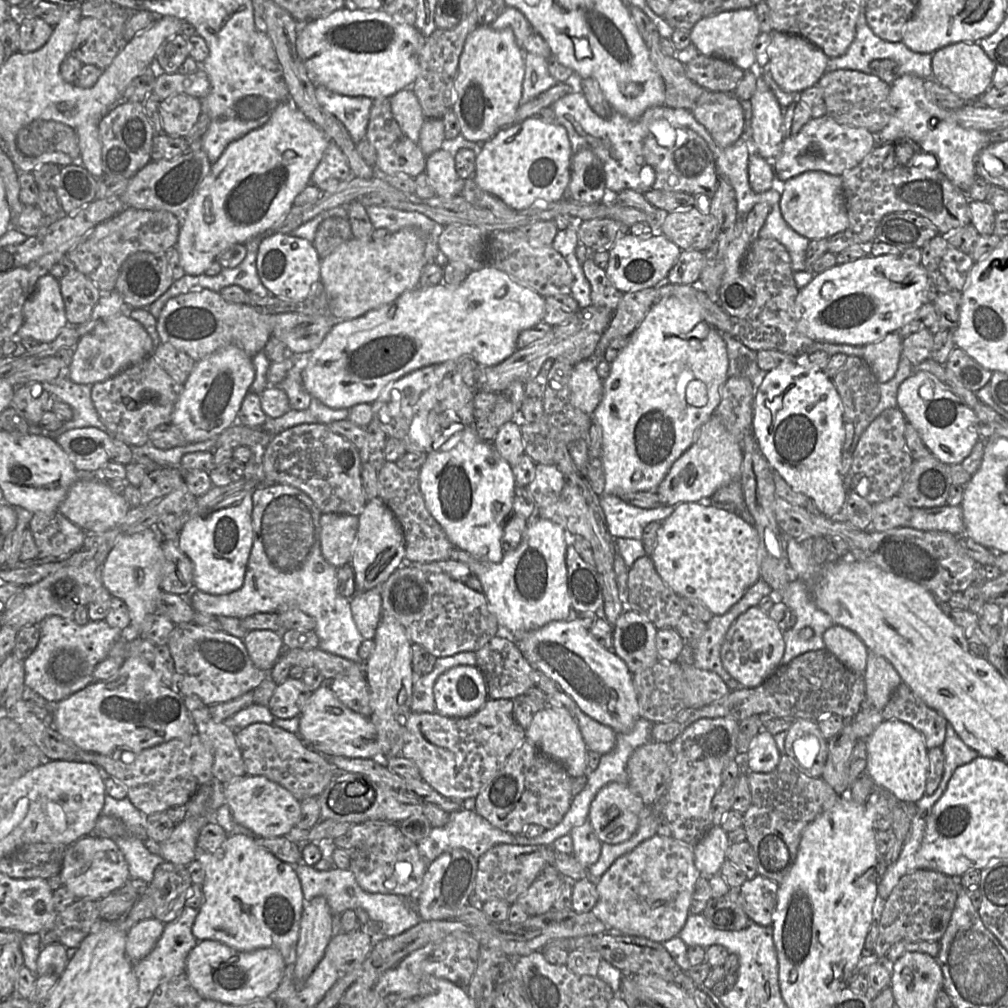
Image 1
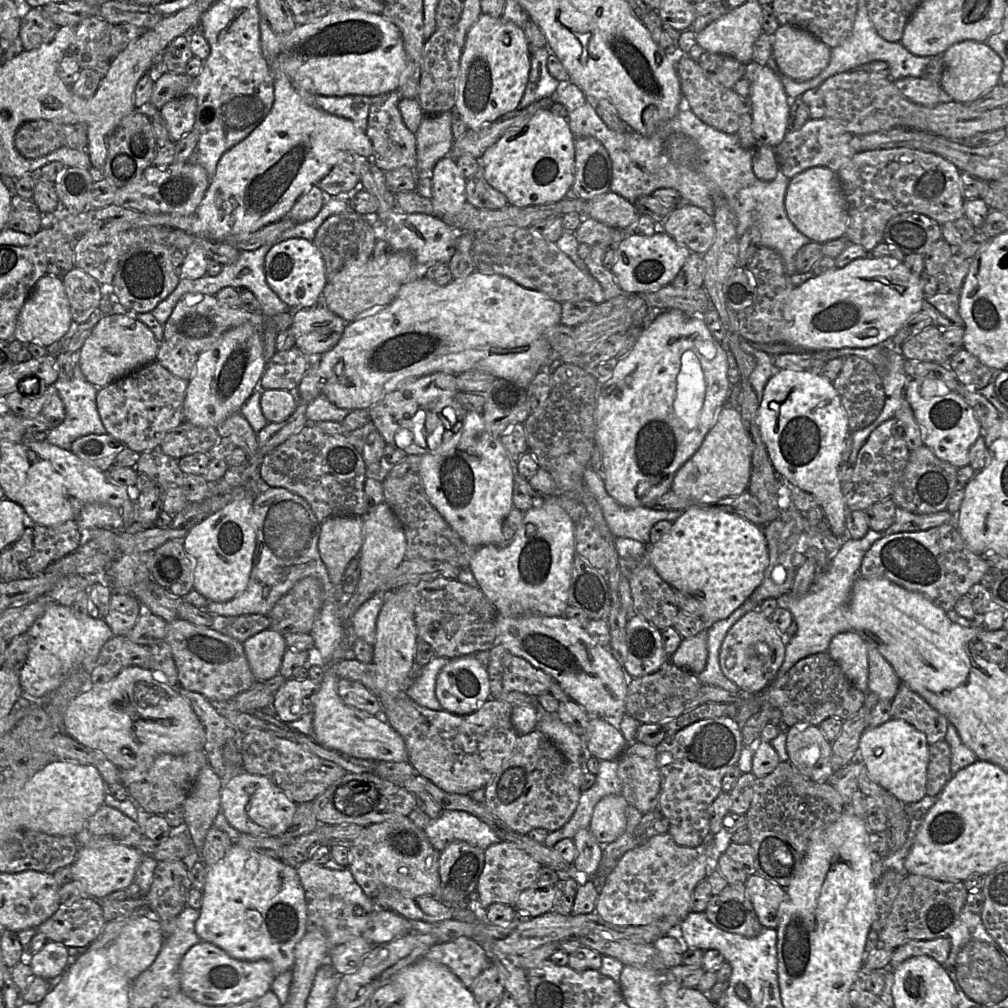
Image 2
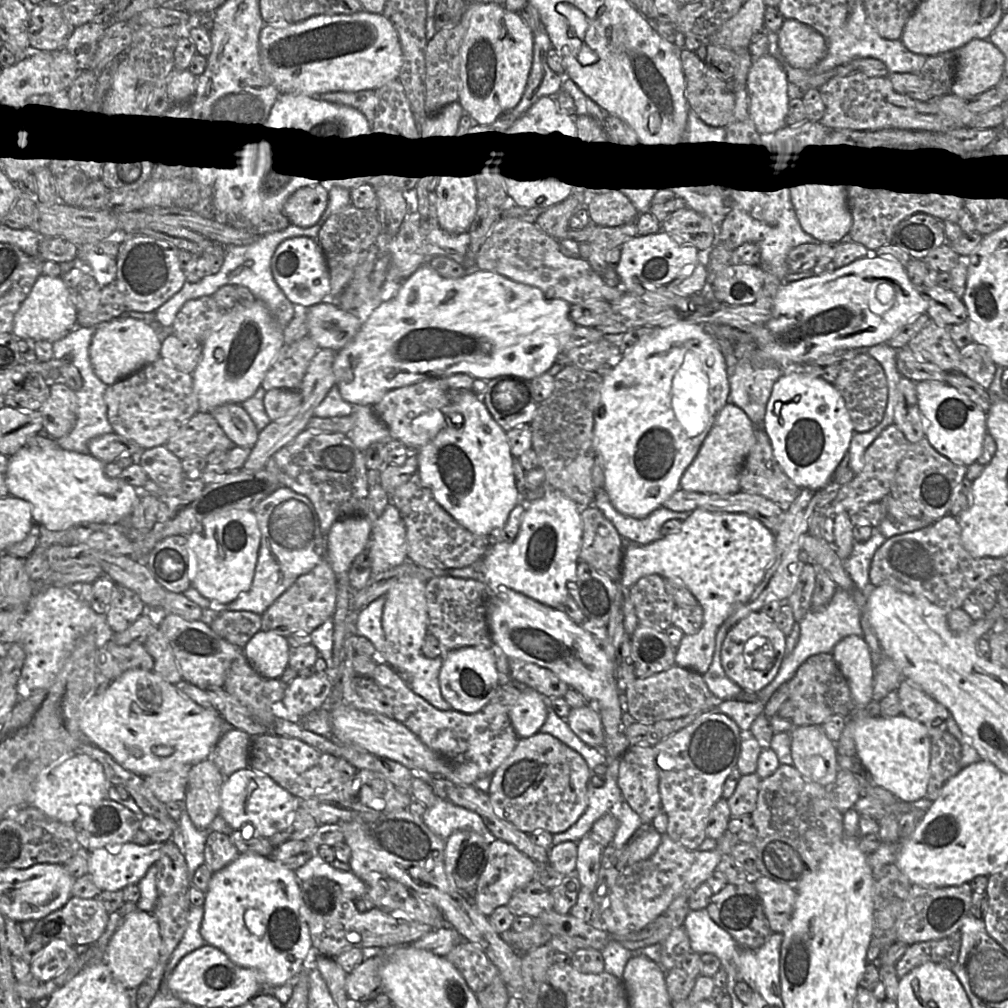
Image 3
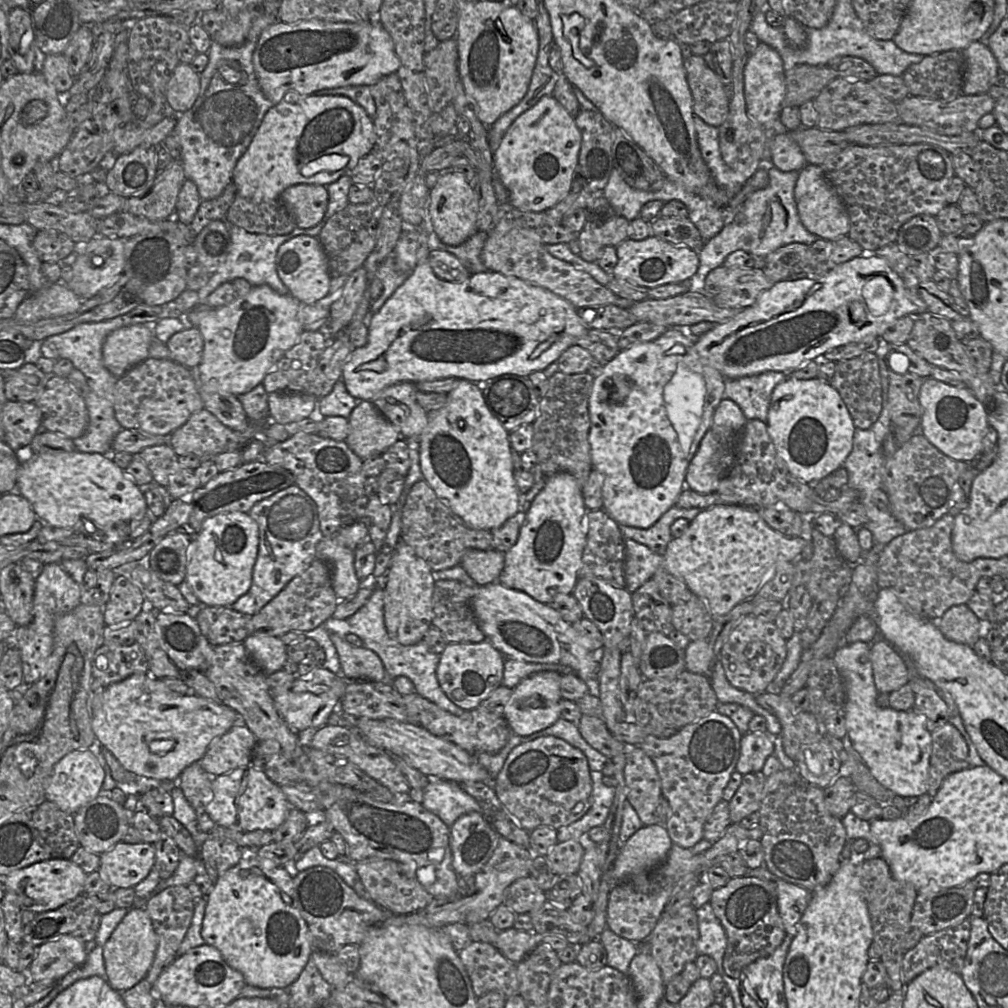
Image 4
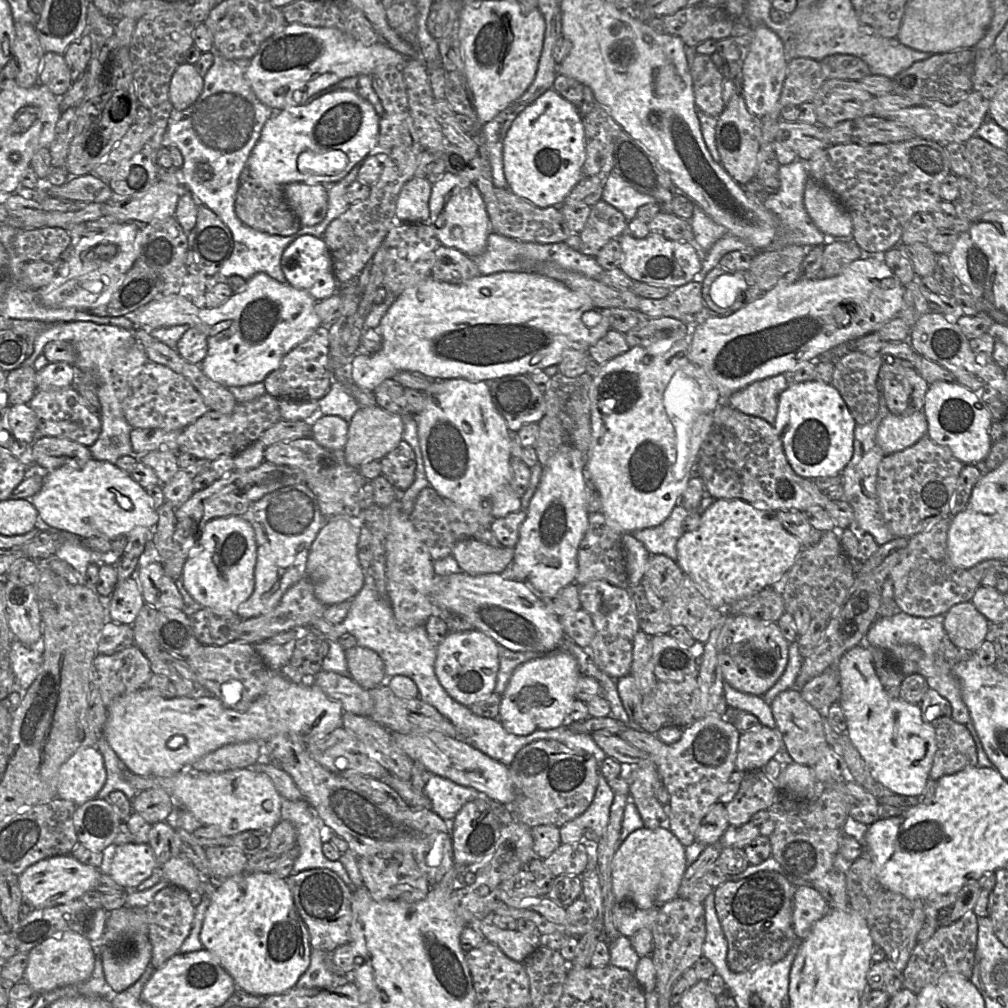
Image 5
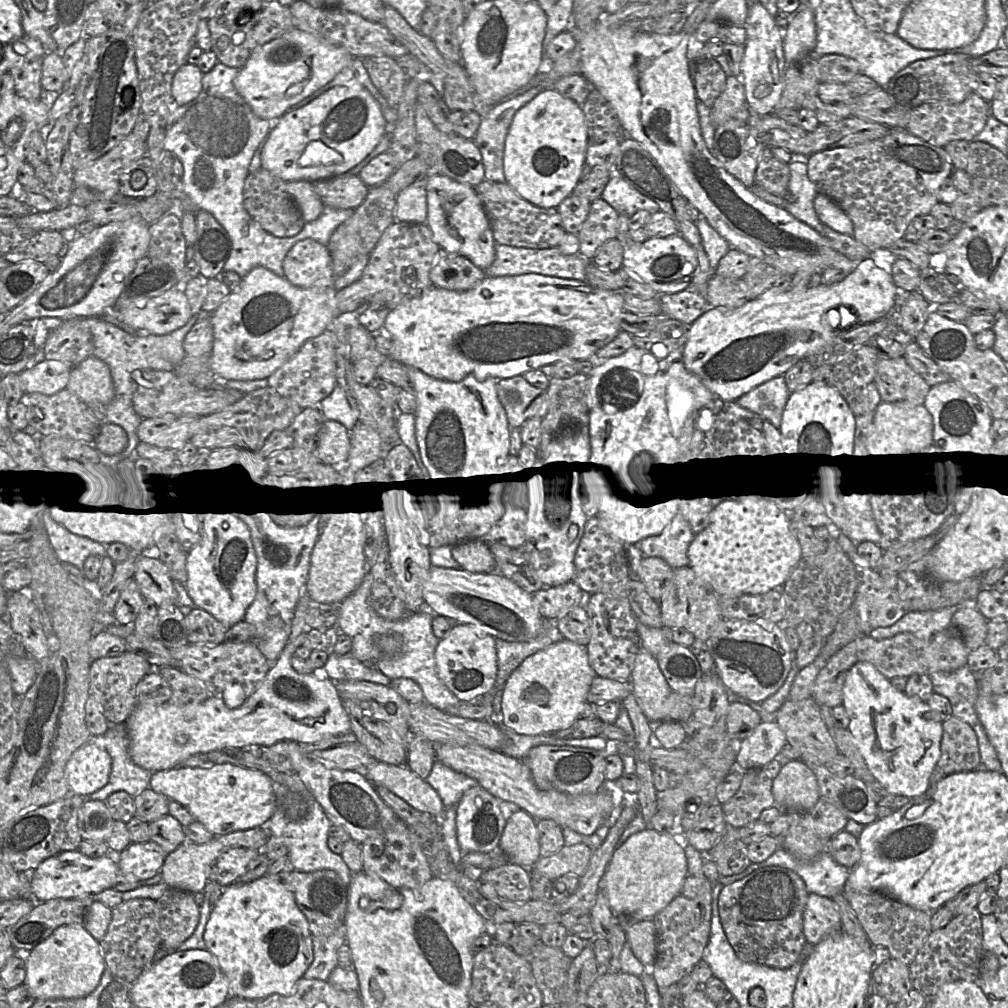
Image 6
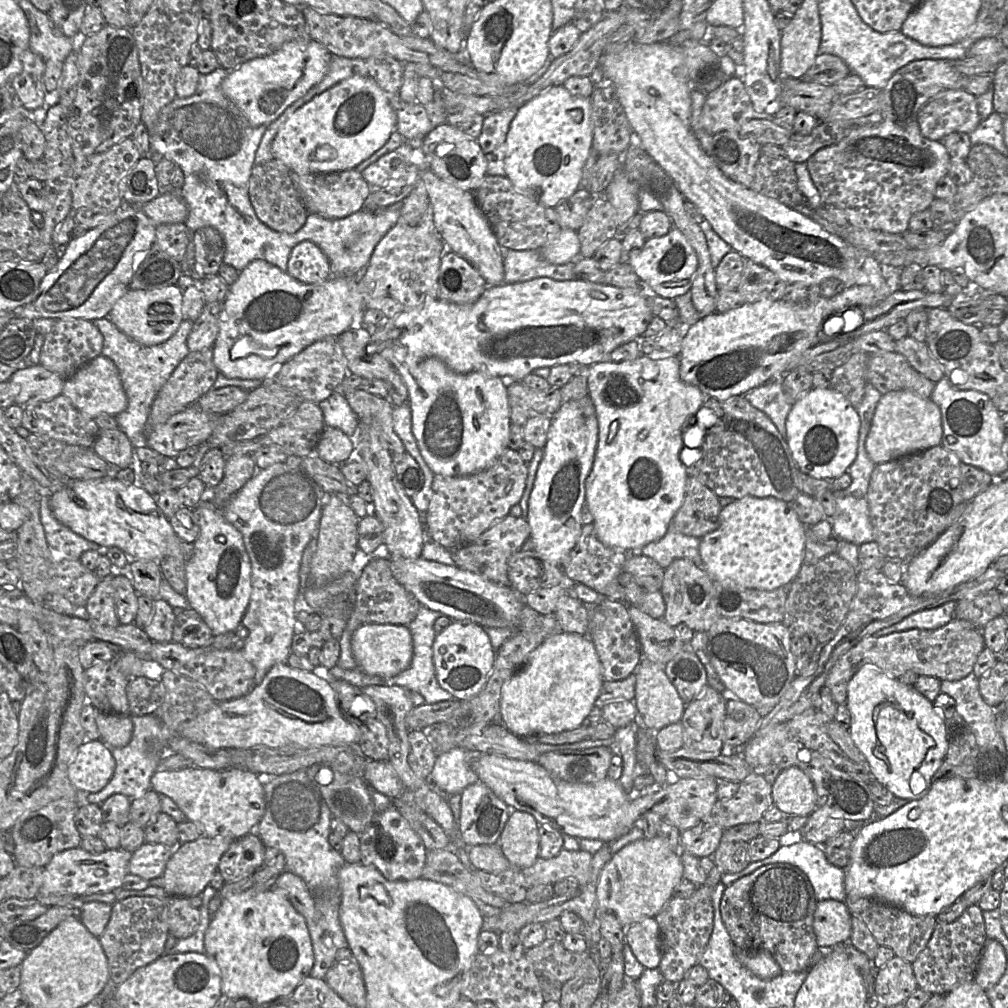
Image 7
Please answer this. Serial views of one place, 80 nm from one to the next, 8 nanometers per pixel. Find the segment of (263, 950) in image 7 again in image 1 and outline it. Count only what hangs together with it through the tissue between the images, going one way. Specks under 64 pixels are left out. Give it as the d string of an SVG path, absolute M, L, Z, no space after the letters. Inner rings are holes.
M244 834L229 835L213 854L196 847L195 857L204 870L201 884L204 900L192 925L192 934L198 942L216 940L237 951L273 947L280 951L286 965L294 963L304 905L300 880L294 867L259 845L255 838Z

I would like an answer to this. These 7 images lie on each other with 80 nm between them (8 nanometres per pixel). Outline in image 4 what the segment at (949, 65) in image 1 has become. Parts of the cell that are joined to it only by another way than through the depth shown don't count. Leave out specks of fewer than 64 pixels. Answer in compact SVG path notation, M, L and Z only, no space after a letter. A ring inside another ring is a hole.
M971 42L963 51L965 69L962 93L977 95L987 93L1000 71L998 62L987 42Z

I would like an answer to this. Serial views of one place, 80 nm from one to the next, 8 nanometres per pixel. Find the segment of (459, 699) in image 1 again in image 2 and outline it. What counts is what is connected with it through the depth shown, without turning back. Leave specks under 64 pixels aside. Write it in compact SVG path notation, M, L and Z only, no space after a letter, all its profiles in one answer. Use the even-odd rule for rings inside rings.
M472 655L450 659L438 674L435 693L443 710L469 715L490 699L487 667Z

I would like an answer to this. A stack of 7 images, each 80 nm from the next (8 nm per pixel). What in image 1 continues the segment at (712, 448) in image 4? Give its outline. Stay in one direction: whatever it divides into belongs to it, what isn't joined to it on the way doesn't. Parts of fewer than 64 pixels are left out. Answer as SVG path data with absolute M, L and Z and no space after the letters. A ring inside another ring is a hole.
M713 415L700 428L694 443L673 463L655 492L662 506L708 502L722 486L740 481L742 462L743 453L740 445L727 431L719 417Z

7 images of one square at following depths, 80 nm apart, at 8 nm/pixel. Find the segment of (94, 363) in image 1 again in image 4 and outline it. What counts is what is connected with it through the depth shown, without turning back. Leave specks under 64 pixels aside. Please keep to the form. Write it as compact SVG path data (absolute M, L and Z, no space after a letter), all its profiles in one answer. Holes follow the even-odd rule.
M134 324L111 332L102 347L105 367L117 378L149 357L154 338L152 325Z

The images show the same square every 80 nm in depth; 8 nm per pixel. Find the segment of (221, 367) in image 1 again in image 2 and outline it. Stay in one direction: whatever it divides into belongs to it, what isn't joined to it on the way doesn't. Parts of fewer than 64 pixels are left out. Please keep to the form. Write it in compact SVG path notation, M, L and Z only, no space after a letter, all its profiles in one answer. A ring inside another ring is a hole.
M249 324L229 329L209 349L198 354L194 373L186 389L183 406L185 420L201 427L218 426L231 414L239 412L243 403L259 387L266 366L261 332Z

